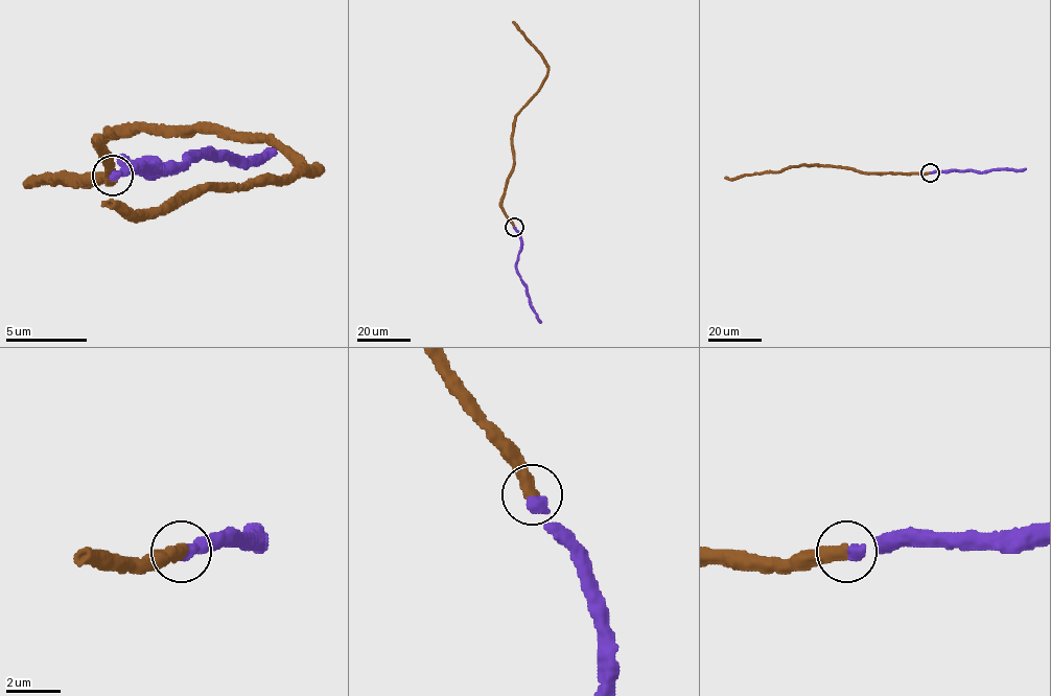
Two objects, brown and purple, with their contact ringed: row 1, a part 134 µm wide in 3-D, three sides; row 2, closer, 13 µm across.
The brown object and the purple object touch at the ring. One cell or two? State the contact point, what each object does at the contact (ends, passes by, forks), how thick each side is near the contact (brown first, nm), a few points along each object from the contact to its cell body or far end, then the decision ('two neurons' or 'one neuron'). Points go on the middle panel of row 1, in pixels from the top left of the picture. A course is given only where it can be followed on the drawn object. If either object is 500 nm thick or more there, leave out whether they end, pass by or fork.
(514, 227) | brown ends | purple ends | 440/440 nm | brown via (514, 227), (503, 209), (501, 200), (513, 166), (514, 120), (539, 89), (547, 67), (541, 53), (512, 21) | purple via (514, 227), (520, 239), (516, 270), (527, 288), (531, 307), (541, 322) | one neuron

